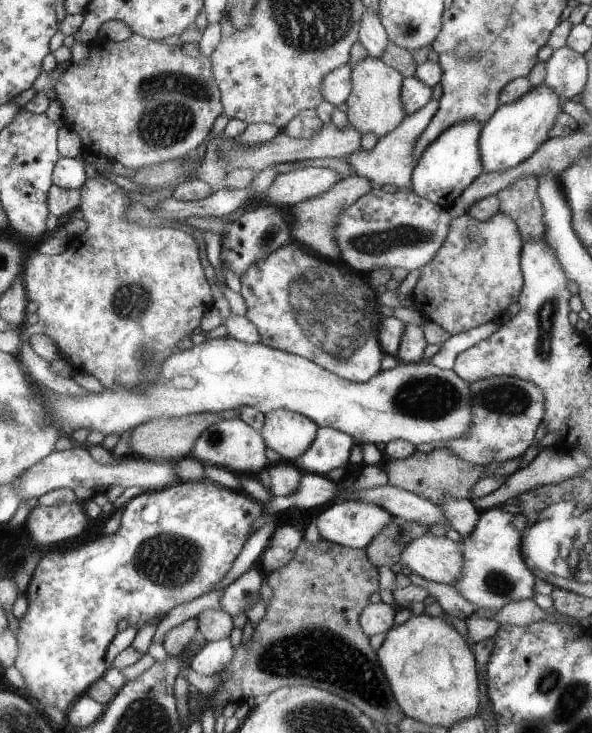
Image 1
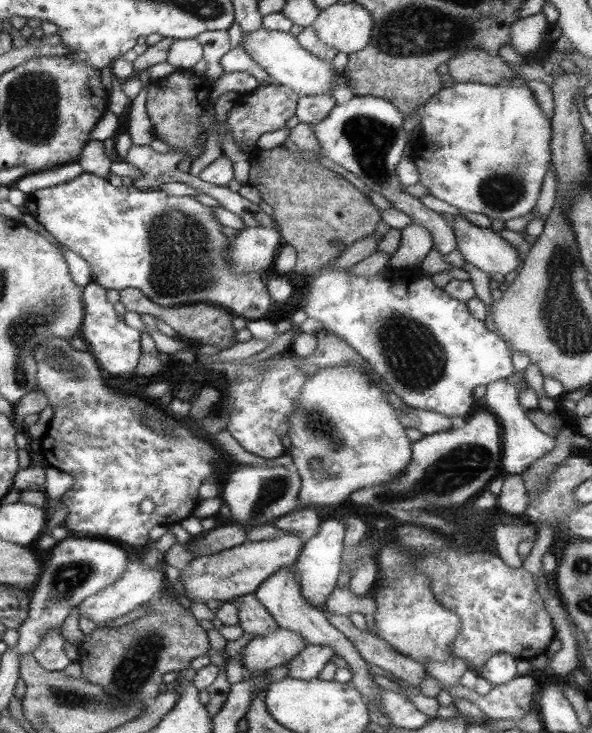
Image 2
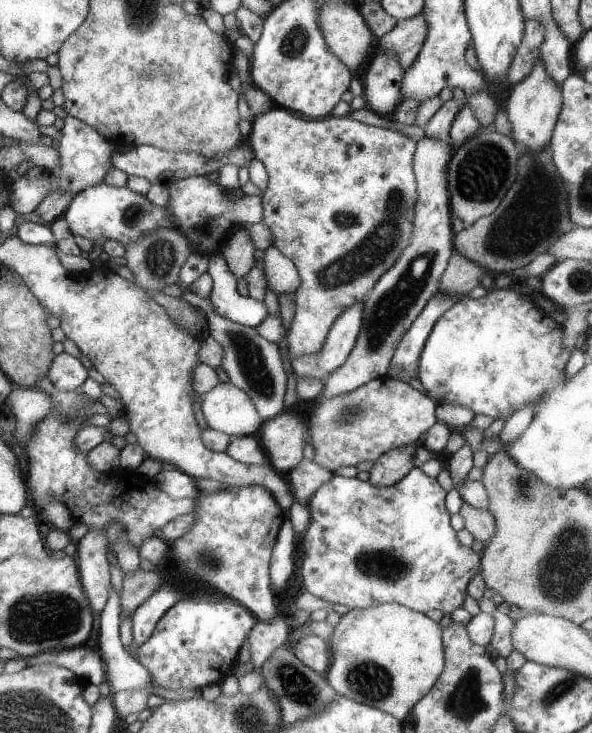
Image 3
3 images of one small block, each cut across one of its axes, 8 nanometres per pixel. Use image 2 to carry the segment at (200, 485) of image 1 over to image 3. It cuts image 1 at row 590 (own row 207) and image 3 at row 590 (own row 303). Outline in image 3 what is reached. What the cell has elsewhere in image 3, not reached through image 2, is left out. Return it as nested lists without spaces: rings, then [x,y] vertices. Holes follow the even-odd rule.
[[[229,486],[219,492],[197,495],[191,512],[194,523],[182,536],[167,542],[169,564],[155,570],[161,572],[161,586],[145,598],[132,612],[132,642],[136,646],[147,642],[154,627],[166,611],[195,590],[205,588],[217,597],[231,599],[250,609],[261,622],[273,622],[277,610],[269,588],[270,555],[282,526],[283,512],[273,493],[263,486]]]

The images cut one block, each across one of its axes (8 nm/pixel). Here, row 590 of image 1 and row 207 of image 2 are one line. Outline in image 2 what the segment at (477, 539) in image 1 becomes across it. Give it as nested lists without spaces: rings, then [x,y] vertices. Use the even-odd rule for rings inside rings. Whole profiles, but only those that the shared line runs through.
[[[517,77],[512,81],[501,81],[496,85],[487,85],[480,83],[458,83],[449,86],[448,88],[442,88],[428,102],[425,102],[422,106],[423,113],[421,114],[420,127],[421,131],[417,136],[414,136],[410,142],[409,150],[411,152],[410,158],[413,160],[416,168],[419,170],[419,180],[429,195],[456,206],[461,212],[475,212],[475,214],[483,214],[488,219],[497,218],[502,221],[509,221],[516,216],[524,215],[525,213],[531,213],[537,197],[539,196],[539,190],[549,168],[549,134],[553,131],[549,128],[549,122],[547,117],[537,100],[533,98],[533,94],[529,92],[529,87],[521,77]]]

